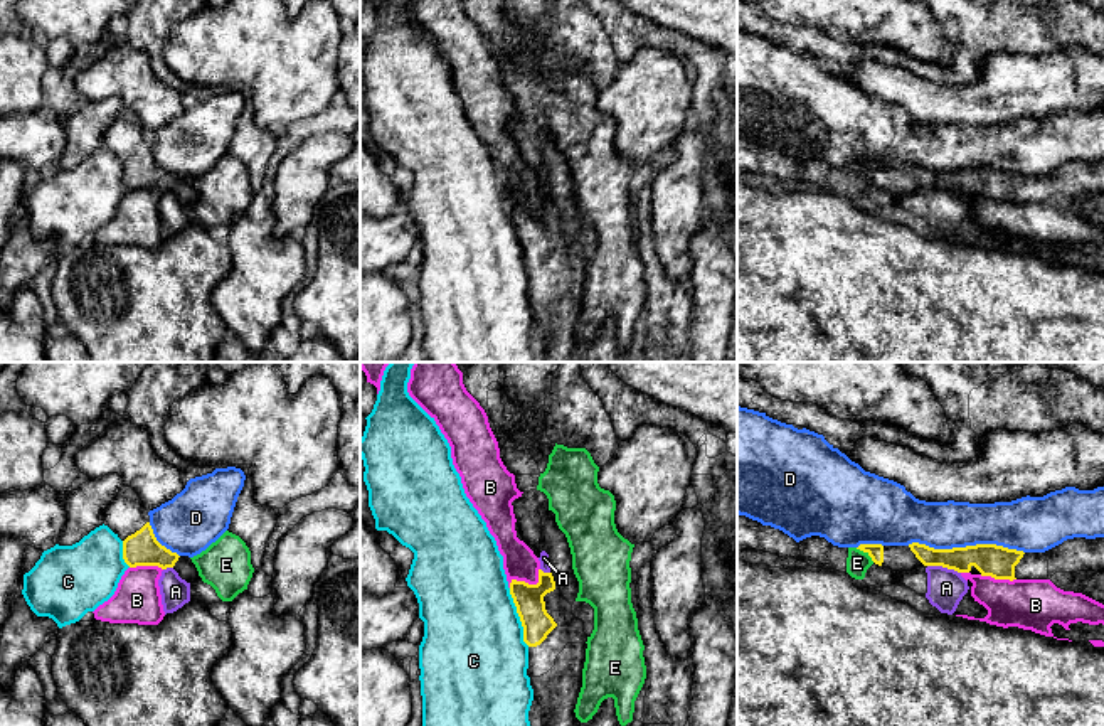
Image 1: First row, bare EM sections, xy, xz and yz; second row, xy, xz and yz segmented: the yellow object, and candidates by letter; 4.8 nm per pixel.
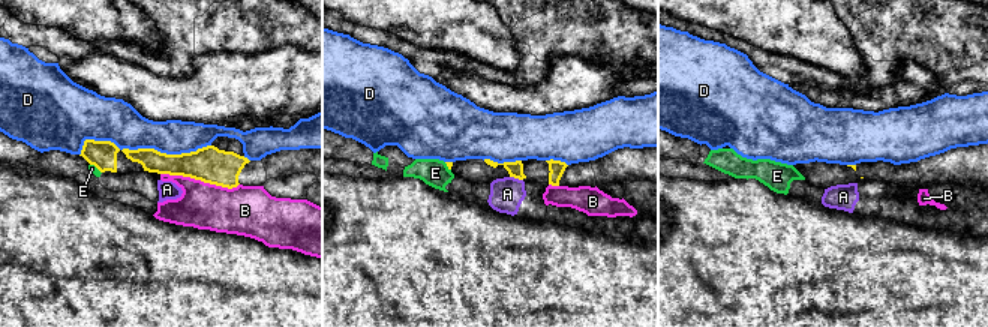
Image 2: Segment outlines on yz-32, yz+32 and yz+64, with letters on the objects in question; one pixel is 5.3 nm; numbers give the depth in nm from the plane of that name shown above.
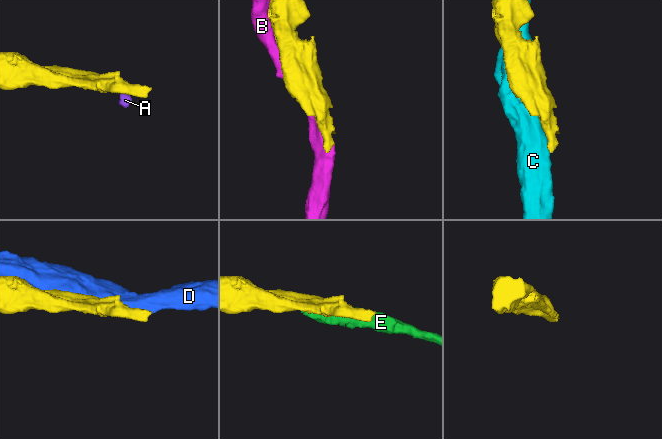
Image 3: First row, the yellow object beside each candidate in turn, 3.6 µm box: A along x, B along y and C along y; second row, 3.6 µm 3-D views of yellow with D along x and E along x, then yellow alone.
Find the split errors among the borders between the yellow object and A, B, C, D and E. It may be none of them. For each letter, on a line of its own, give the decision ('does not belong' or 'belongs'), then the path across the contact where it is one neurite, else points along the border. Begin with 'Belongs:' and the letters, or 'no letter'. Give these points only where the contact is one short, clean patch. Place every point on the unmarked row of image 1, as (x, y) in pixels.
Belongs: no letter
A: does not belong; border along yz (928, 187), (941, 187), (960, 196)
B: does not belong
C: does not belong
D: does not belong
E: does not belong; border along yz (855, 170), (862, 172), (874, 184)

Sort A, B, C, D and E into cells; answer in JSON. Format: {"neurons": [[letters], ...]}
{"neurons": [["A", "E"], ["B"], ["C"], ["D"]]}

